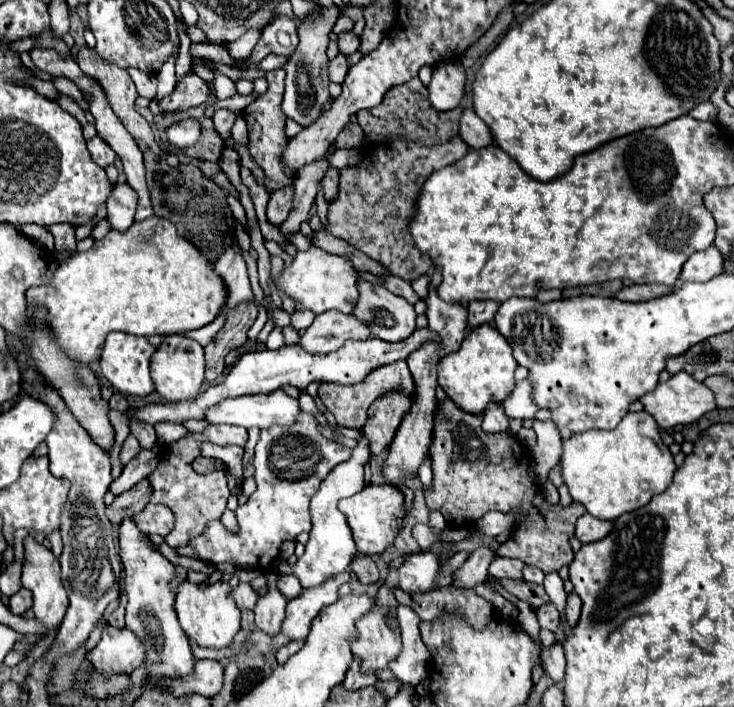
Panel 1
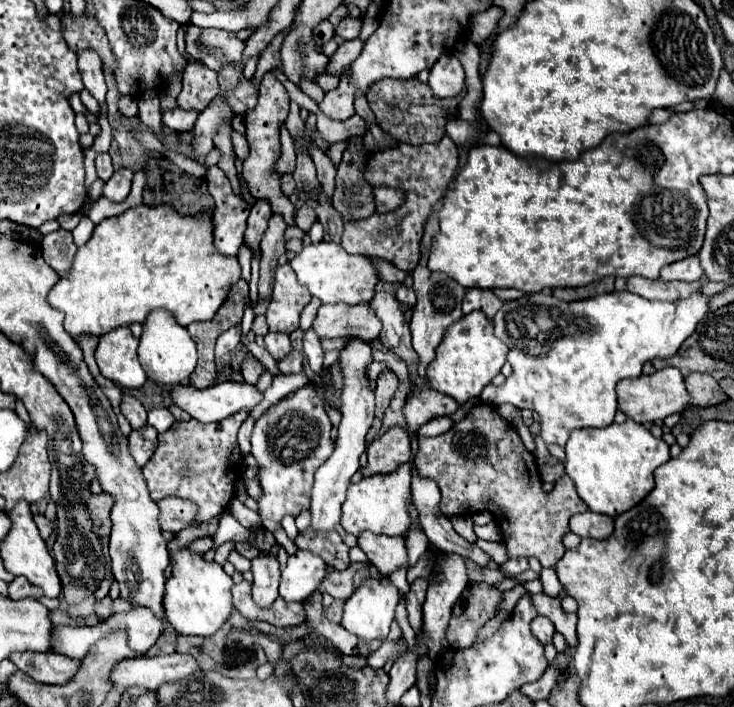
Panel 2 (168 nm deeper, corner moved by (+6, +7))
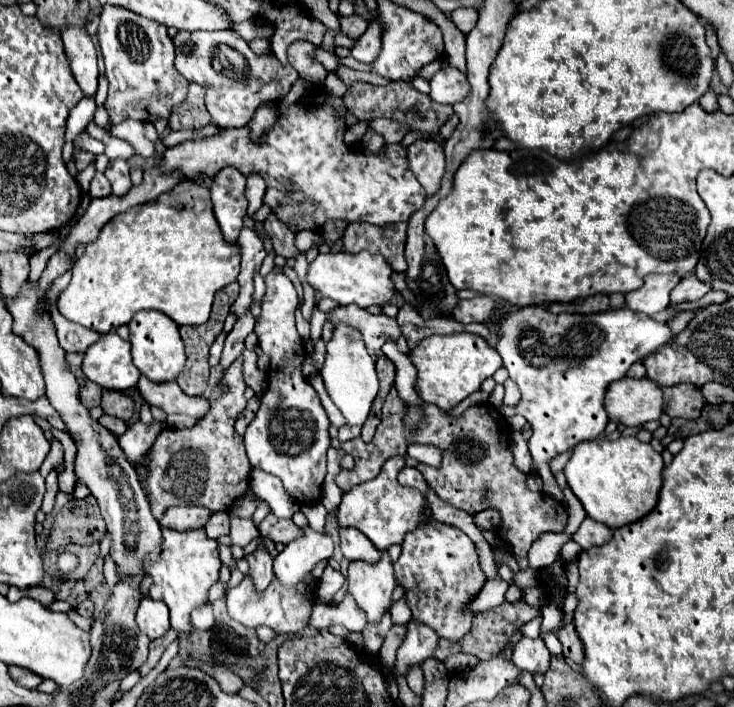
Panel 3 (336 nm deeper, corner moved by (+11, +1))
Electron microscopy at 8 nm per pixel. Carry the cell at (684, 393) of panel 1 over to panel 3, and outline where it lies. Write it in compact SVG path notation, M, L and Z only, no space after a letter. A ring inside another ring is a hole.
M618 379L604 395L608 419L626 427L640 427L662 413L662 391L652 379Z

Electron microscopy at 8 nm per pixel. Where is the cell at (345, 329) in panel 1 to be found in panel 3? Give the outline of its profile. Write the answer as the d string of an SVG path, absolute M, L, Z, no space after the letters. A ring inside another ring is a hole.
M348 305L348 307L338 307L334 311L328 313L328 319L336 325L336 323L348 323L352 327L356 327L362 337L364 337L364 343L370 351L374 349L380 349L384 345L384 341L392 339L396 341L402 331L396 323L396 319L392 317L386 317L386 315L372 315L368 313L366 309L360 309L356 305Z

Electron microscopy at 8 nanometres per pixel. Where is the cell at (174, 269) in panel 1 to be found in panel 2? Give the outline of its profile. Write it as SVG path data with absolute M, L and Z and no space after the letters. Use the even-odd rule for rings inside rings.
M139 205L117 217L103 219L91 239L77 249L71 269L49 291L51 307L65 313L65 331L77 339L81 335L101 337L103 333L133 323L145 323L151 311L167 309L179 325L193 321L209 321L225 301L229 287L241 279L237 257L225 257L213 247L213 225L209 215L181 217L169 205Z

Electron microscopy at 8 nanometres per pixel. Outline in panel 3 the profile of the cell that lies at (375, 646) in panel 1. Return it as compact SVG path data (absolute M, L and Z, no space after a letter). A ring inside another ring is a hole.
M382 551L382 557L380 561L376 561L376 565L350 561L348 593L354 595L358 607L366 613L366 619L370 623L380 621L380 617L390 609L394 587L394 569L386 551Z

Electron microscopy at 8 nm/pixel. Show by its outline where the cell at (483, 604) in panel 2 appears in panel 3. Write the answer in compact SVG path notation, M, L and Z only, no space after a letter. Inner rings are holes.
M504 601L502 605L476 615L470 633L464 635L460 641L462 651L478 657L480 661L486 661L500 653L510 643L510 637L524 623L540 615L542 615L540 609L534 609L524 601L516 603Z

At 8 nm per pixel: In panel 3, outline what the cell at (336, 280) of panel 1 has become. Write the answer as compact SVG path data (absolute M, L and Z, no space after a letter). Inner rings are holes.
M340 251L340 253L318 255L310 263L306 279L312 285L312 289L322 293L322 297L330 297L330 299L338 301L340 305L354 303L354 305L366 309L370 305L384 305L396 295L390 275L392 275L392 267L380 253L360 251L360 253L350 255L350 253Z

